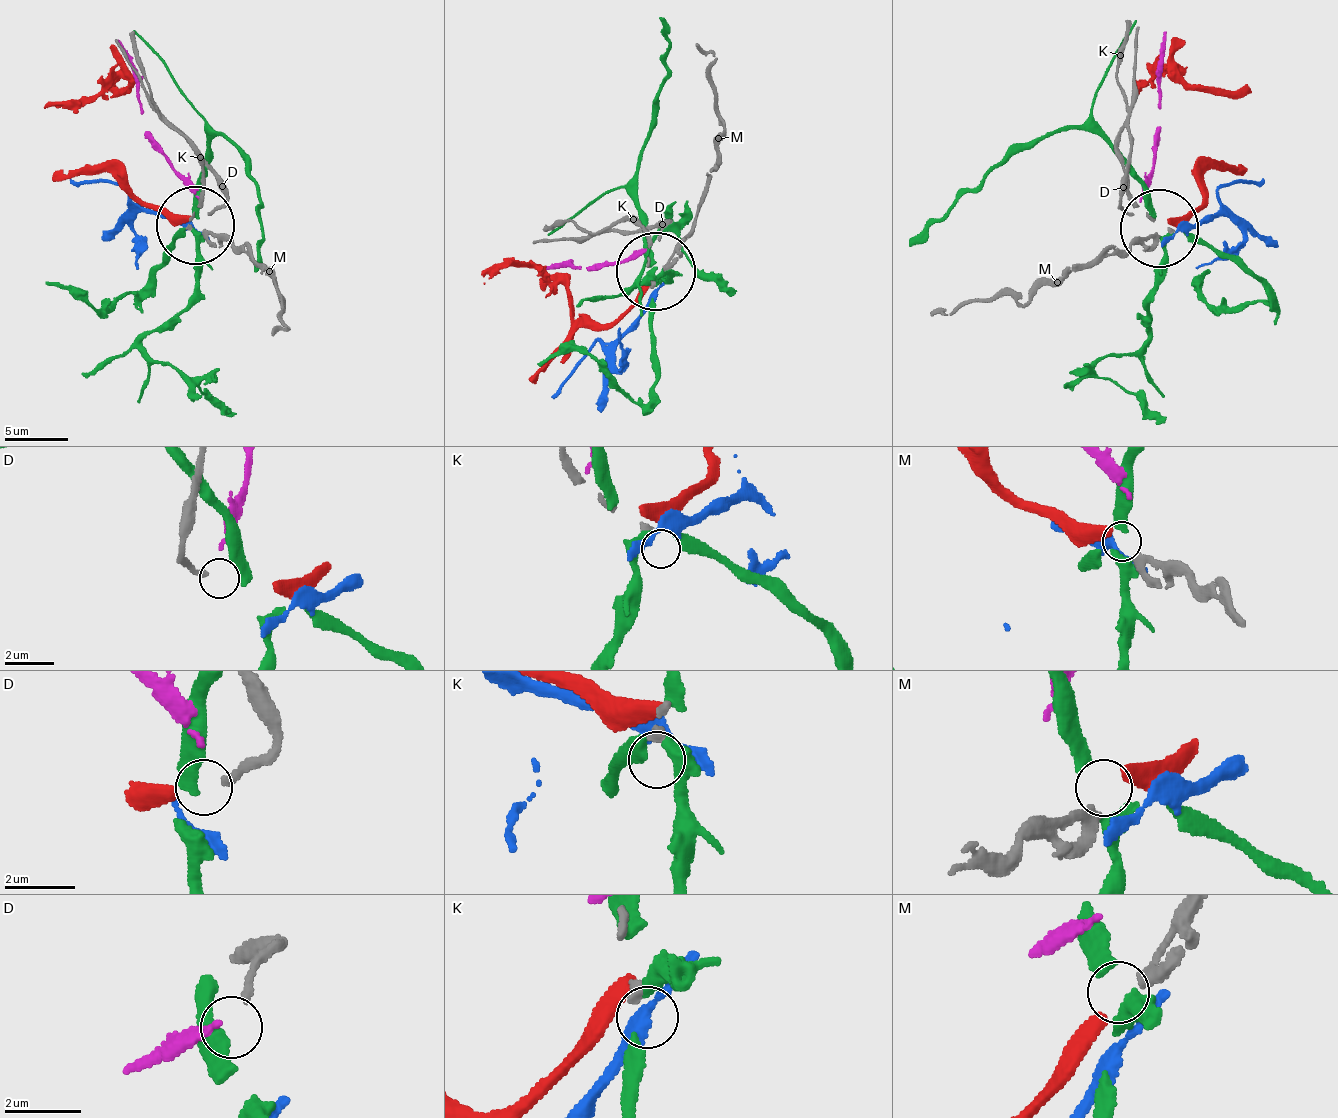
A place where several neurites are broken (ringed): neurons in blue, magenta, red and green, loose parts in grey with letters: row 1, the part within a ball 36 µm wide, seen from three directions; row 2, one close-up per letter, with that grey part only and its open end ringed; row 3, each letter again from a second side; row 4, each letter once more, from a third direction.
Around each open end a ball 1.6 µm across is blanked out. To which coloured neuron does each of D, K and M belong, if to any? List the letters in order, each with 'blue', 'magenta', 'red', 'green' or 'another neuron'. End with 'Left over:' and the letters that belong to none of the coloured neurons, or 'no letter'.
D: another neuron
K: another neuron
M: red
Left over: D, K

